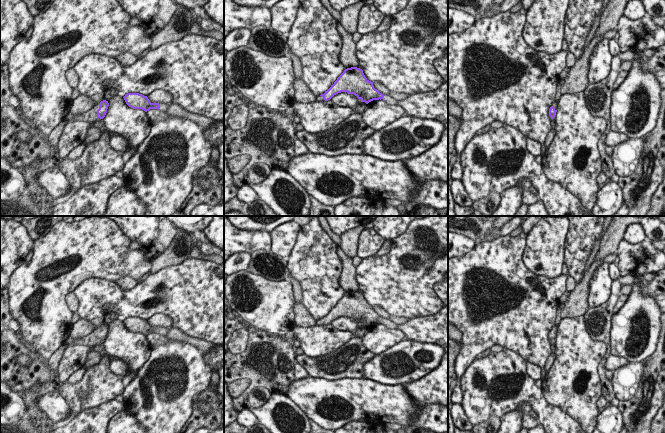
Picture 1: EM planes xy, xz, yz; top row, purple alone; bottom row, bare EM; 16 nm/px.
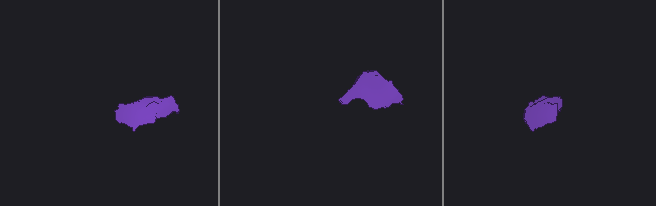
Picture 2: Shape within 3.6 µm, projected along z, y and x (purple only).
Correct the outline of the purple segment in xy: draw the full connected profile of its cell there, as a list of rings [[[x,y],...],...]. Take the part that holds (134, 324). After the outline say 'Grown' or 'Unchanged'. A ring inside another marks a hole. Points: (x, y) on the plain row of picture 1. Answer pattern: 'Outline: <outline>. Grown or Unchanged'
Outline: [[[128,317],[124,321],[126,328],[133,333],[142,333],[145,336],[150,333],[158,333],[159,327],[151,327],[147,320],[139,317]]]. Unchanged.

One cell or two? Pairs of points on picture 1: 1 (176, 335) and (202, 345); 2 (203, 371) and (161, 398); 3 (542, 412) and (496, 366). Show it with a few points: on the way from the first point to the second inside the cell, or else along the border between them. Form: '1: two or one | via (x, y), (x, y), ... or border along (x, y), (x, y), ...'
1: one | via (182, 337), (196, 342)
2: one | via (193, 375), (184, 375), (171, 388)
3: one | via (516, 399), (488, 399), (473, 387), (472, 376)

